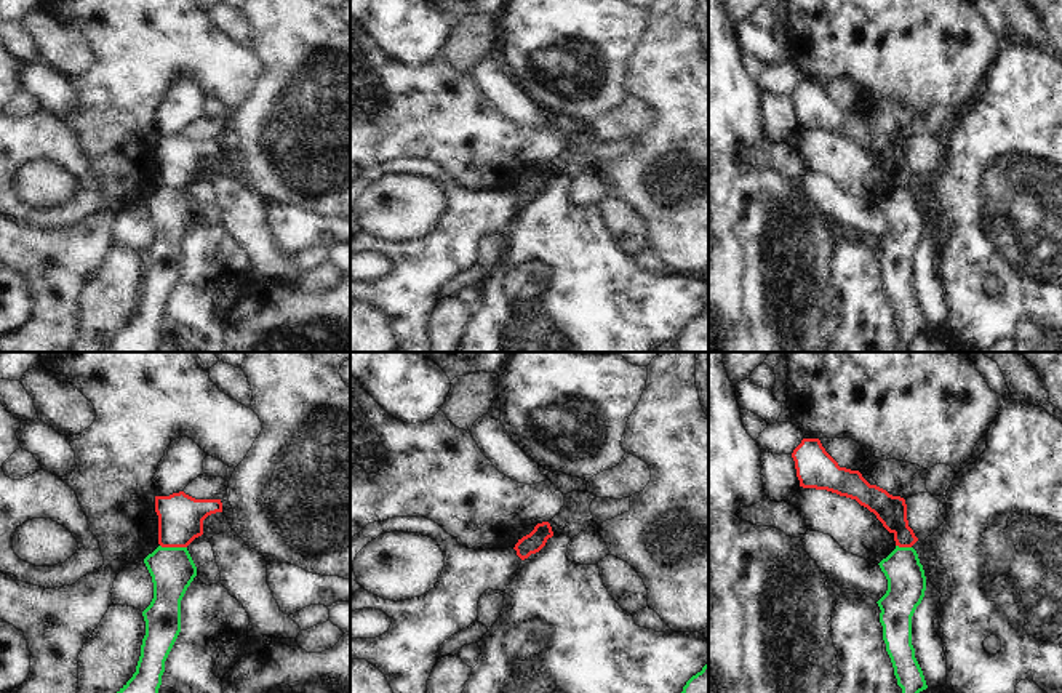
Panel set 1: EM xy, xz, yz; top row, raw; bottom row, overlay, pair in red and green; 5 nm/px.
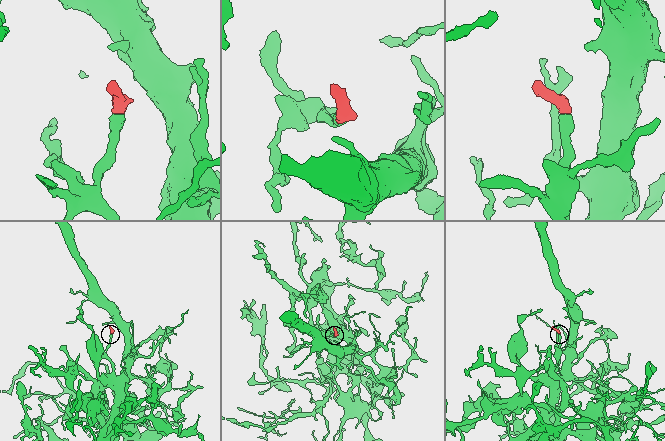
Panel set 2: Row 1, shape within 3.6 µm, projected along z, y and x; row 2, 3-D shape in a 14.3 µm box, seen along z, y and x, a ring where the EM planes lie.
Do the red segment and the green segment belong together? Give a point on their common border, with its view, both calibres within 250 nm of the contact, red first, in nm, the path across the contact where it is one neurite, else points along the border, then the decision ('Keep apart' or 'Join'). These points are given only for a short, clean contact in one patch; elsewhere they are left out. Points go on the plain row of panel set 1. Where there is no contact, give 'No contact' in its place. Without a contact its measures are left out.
Touches red at xy (173, 188). Thickness 220 nm (red) against 220 nm. Keep apart

